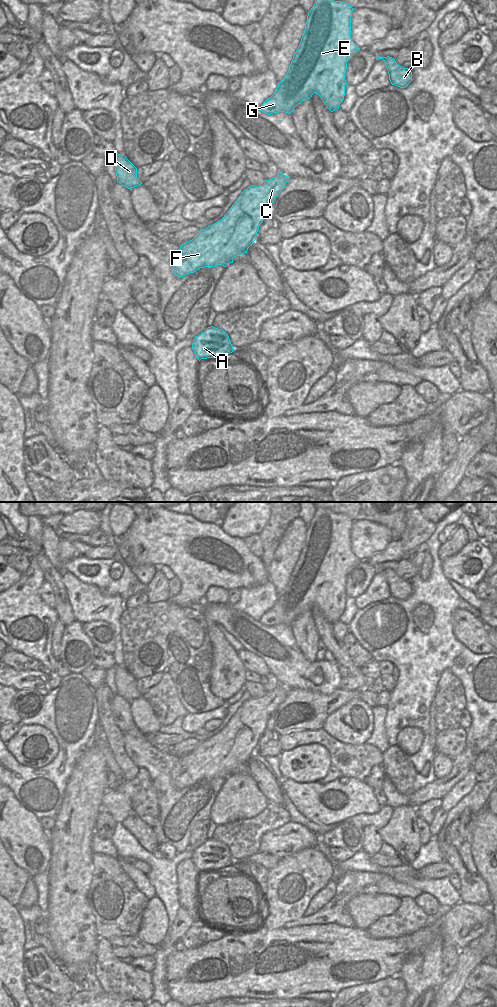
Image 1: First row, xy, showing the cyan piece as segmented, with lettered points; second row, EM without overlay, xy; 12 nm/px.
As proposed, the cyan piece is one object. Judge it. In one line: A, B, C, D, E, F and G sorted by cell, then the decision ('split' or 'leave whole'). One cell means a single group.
A B C D E F G | leave whole

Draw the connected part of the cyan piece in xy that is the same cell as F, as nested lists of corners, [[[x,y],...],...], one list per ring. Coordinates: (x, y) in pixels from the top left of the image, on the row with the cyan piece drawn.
[[[279,172],[263,185],[251,185],[245,189],[221,220],[200,230],[192,240],[180,245],[180,257],[173,268],[175,275],[183,277],[204,267],[226,267],[233,263],[236,256],[247,253],[256,240],[260,224],[267,217],[268,207],[285,188],[288,179],[288,176]]]

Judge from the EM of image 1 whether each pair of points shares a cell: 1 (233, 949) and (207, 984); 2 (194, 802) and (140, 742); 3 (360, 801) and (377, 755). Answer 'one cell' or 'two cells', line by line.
1: one cell
2: one cell
3: two cells

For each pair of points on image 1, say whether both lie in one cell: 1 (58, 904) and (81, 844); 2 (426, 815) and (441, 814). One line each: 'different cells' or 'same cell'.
1: same cell
2: different cells

